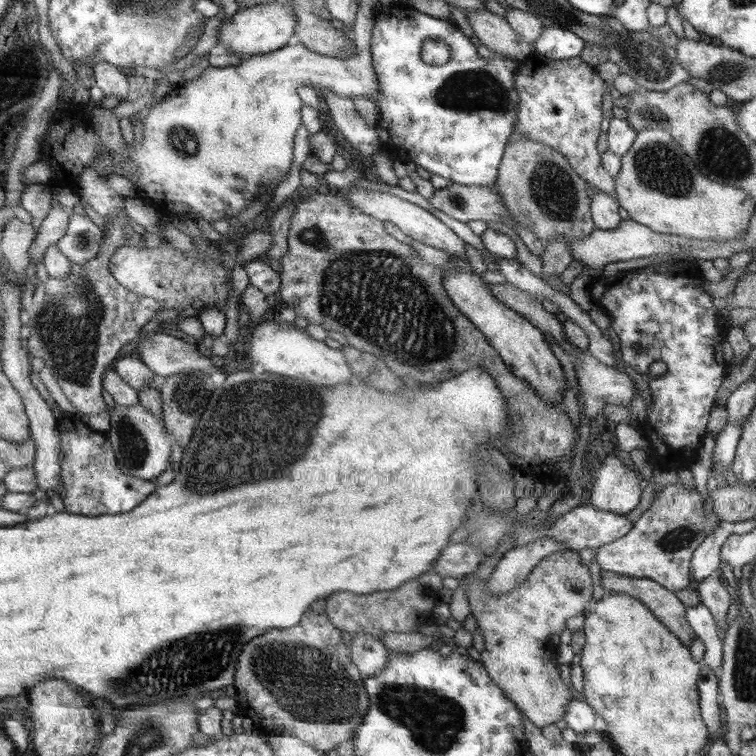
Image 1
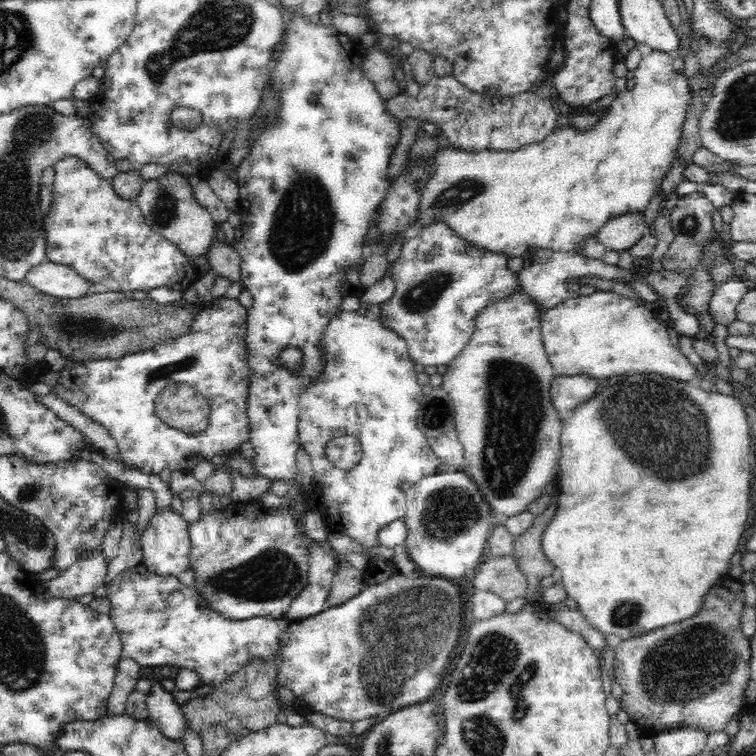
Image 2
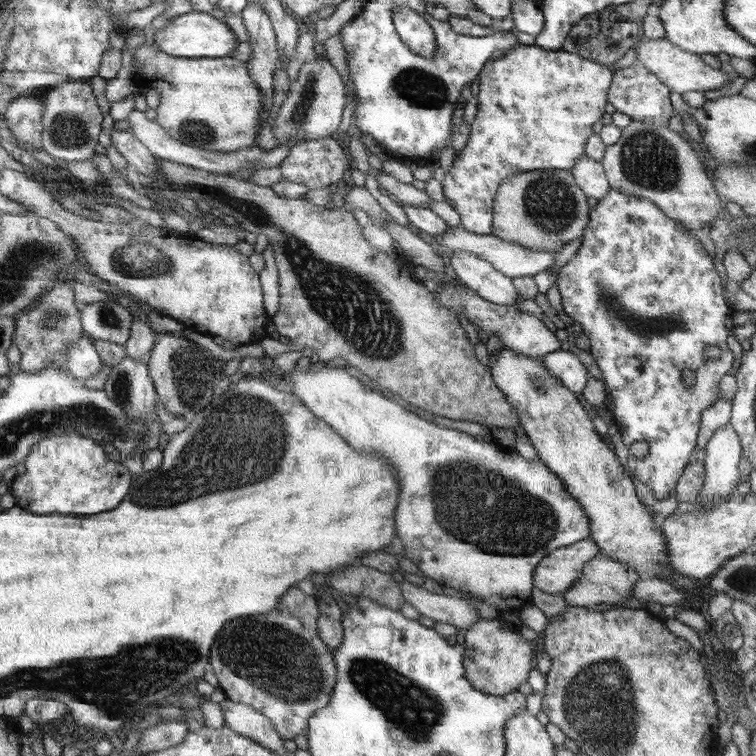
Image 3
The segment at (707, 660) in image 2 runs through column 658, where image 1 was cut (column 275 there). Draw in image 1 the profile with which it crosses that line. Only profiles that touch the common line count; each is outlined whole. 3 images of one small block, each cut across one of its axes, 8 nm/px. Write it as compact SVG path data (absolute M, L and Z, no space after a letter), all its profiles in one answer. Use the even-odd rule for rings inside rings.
M308 610L302 616L302 622L294 628L272 629L262 636L256 638L244 645L239 654L240 664L236 664L235 682L233 685L237 688L236 698L238 698L239 709L237 713L244 717L251 718L262 732L267 734L281 734L284 736L300 737L306 744L312 745L312 748L319 749L320 752L334 750L341 742L355 738L355 728L363 723L364 716L371 710L371 696L364 685L364 677L358 672L356 665L352 662L349 648L344 644L341 631L332 624L326 613L317 614Z

